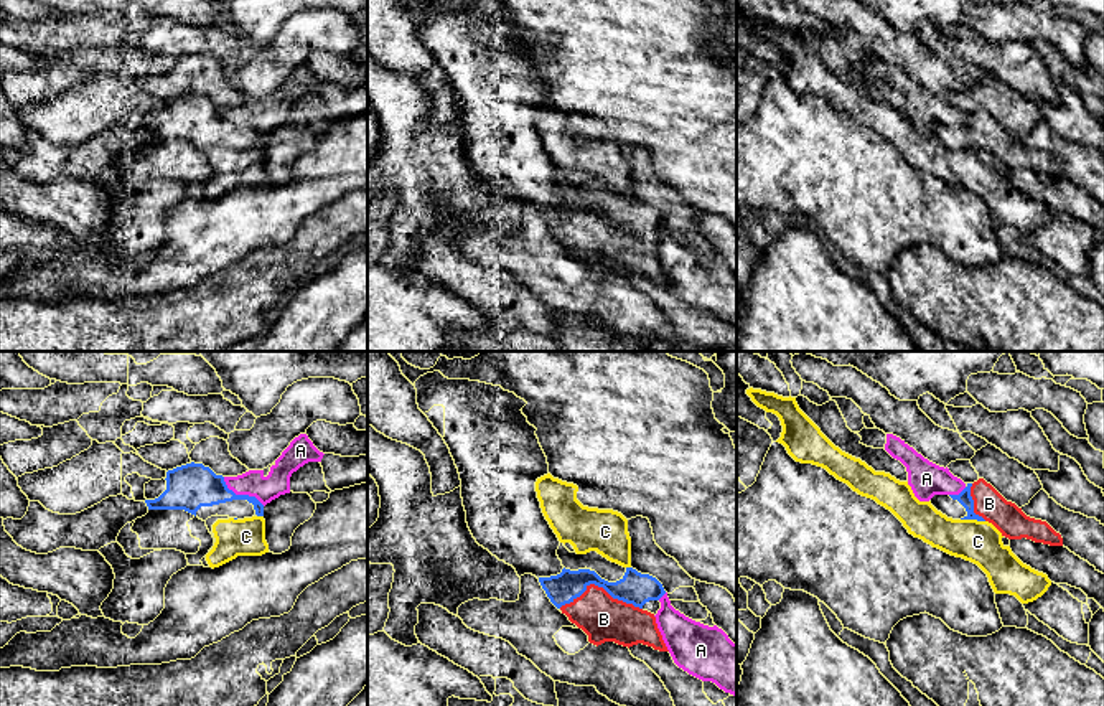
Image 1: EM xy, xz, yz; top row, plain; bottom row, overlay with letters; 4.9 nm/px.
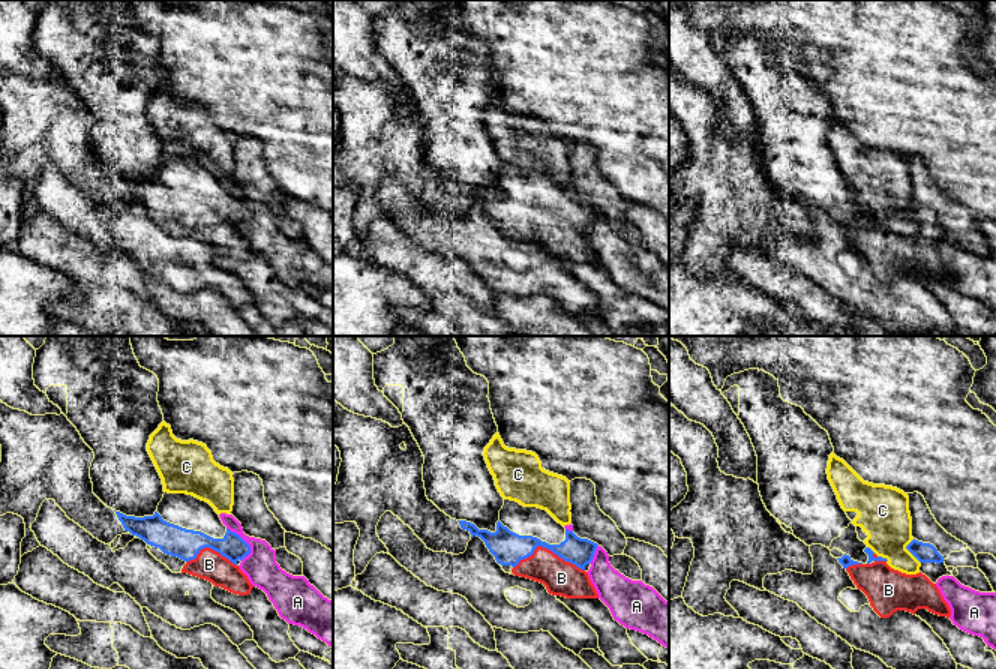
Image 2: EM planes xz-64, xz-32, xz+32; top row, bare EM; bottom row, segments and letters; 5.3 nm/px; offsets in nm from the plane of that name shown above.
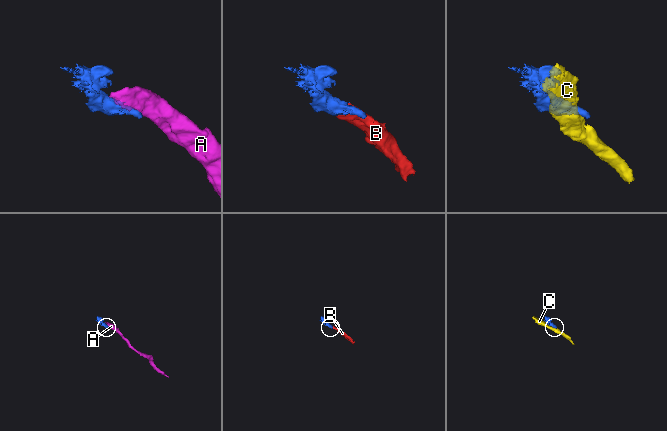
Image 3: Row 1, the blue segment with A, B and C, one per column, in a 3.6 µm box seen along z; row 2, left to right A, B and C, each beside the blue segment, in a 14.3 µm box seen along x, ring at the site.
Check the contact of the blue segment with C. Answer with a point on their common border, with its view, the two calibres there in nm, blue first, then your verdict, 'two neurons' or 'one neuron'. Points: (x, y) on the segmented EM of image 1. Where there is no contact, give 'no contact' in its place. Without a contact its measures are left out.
contact yz (973, 518); calibres 70 and 200 nm; two neurons

